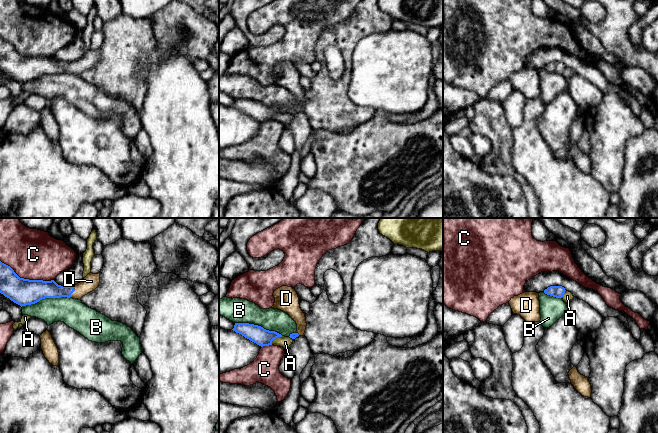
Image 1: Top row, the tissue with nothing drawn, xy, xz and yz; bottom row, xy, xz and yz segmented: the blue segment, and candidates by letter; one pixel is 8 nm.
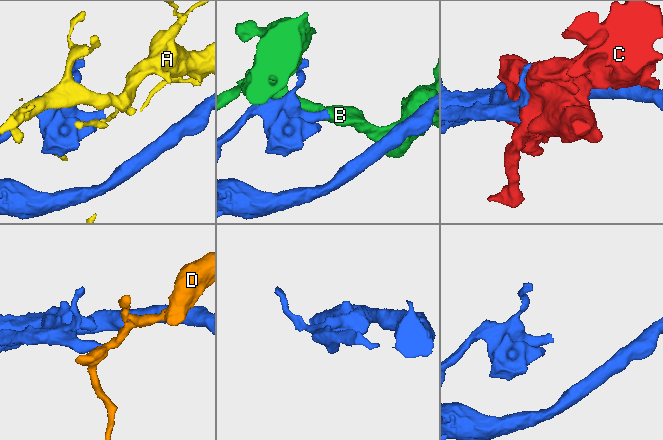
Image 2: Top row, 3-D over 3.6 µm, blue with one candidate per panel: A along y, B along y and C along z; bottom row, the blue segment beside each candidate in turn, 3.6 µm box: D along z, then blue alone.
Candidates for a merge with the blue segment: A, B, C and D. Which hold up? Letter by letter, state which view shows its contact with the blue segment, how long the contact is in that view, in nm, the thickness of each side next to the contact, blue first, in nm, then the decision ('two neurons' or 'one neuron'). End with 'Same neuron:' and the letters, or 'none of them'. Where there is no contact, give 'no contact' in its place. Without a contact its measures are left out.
A: xz | 120 nm | 140/90 nm | two neurons
B: xy | 400 nm | 220/220 nm | two neurons
C: xy | 460 nm | 220/400 nm | two neurons
D: xy | 100 nm | 140/120 nm | one neuron
Same neuron: D

